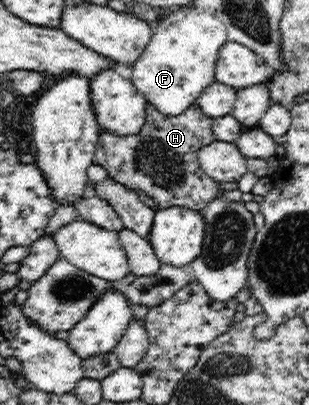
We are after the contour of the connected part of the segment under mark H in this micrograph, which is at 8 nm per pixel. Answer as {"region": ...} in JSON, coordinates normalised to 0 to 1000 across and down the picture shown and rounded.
{"region":[[[476,252],[472,296],[440,333],[375,333],[330,319],[304,407],[350,420],[353,437],[421,467],[472,472],[515,516],[595,509],[647,521],[663,504],[712,486],[706,449],[644,412],[641,373],[702,346],[686,321],[689,294],[660,284],[628,254],[576,286],[528,284]]]}

